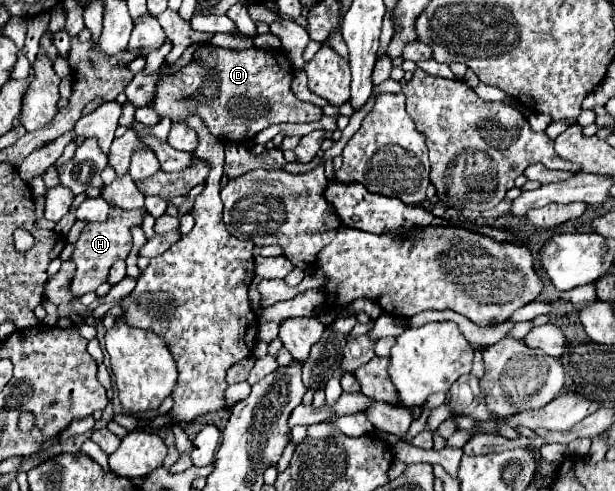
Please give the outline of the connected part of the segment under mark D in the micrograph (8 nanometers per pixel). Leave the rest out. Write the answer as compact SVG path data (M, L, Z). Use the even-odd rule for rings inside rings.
M199 46L193 62L179 74L163 78L155 86L151 108L159 116L171 116L175 122L187 114L199 114L211 134L221 142L249 142L257 132L279 122L317 122L323 110L299 100L291 90L291 64L281 50L229 50L217 46Z

